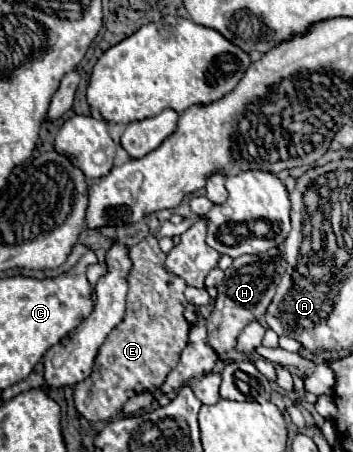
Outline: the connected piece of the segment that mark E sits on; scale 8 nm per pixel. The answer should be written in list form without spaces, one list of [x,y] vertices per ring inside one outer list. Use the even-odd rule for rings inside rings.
[[[143,238],[139,244],[129,248],[129,258],[133,262],[133,270],[127,278],[127,314],[99,348],[91,376],[73,388],[77,412],[91,422],[113,420],[121,414],[121,406],[133,394],[163,384],[167,374],[177,366],[187,344],[189,322],[183,316],[187,308],[187,300],[183,296],[187,284],[163,268],[165,254],[161,252],[157,238]]]

